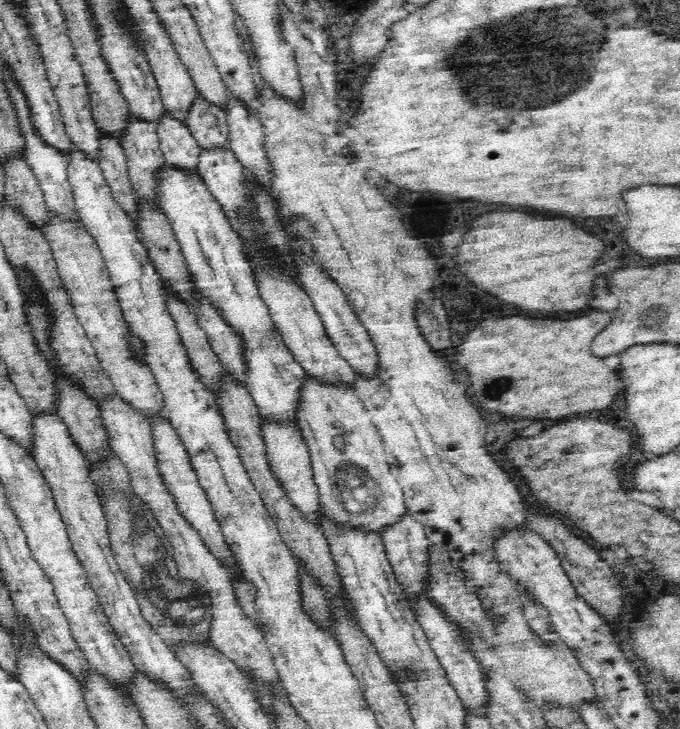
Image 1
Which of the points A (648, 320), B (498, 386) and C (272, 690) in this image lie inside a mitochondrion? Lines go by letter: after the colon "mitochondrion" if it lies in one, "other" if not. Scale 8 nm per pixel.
A: mitochondrion
B: mitochondrion
C: other

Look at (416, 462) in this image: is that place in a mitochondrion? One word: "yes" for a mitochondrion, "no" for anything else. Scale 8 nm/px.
no

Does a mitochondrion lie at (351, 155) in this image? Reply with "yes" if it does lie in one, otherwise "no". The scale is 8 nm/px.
no

